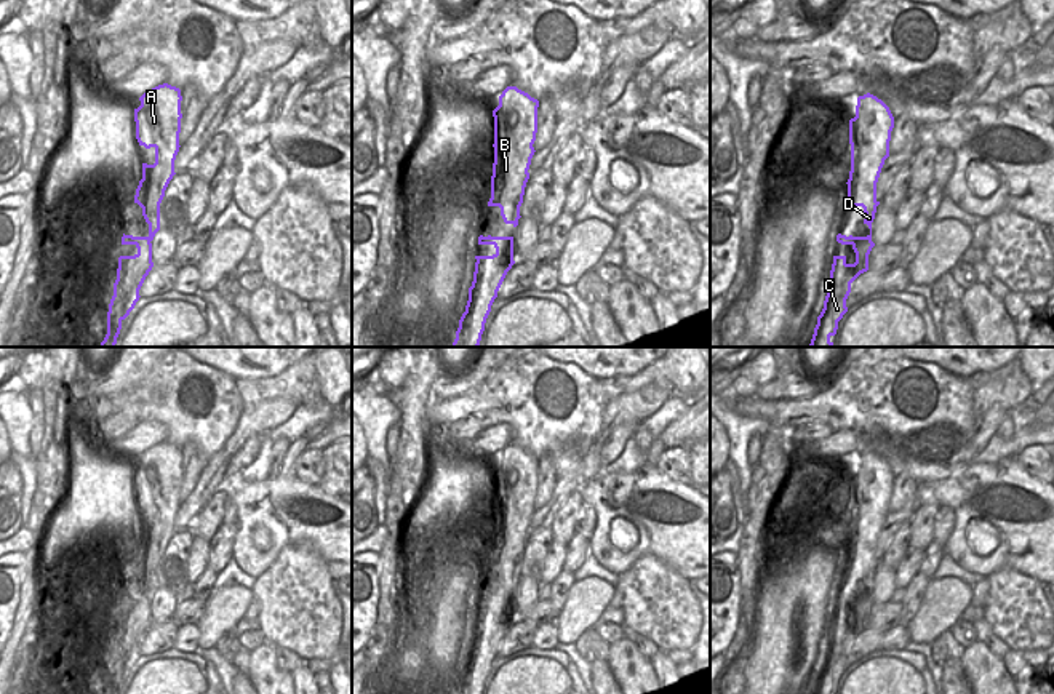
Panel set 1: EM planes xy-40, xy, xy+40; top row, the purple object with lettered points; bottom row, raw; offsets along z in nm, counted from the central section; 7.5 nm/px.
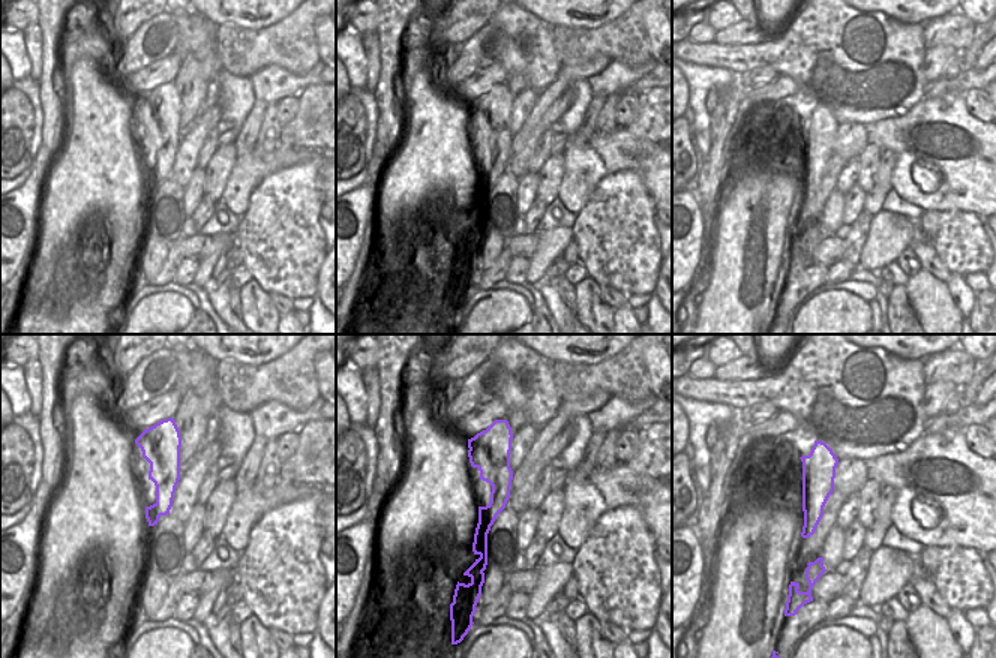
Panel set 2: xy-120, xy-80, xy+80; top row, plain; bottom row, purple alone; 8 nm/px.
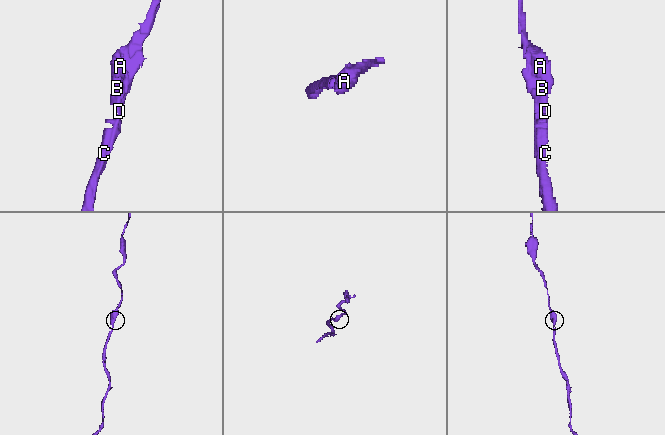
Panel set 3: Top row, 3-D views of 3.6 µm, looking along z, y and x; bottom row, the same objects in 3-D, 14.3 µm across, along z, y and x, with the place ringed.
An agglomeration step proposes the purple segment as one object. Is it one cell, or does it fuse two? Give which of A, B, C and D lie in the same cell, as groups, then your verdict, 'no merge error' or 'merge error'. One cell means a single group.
A B C D; no merge error

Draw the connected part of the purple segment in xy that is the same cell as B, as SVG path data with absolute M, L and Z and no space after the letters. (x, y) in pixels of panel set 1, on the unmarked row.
M517 445L499 454L494 475L494 521L488 564L499 564L505 582L518 584L520 564L534 513L539 459Z

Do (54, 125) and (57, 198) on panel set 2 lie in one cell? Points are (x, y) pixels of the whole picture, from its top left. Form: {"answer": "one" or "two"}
{"answer": "two"}

